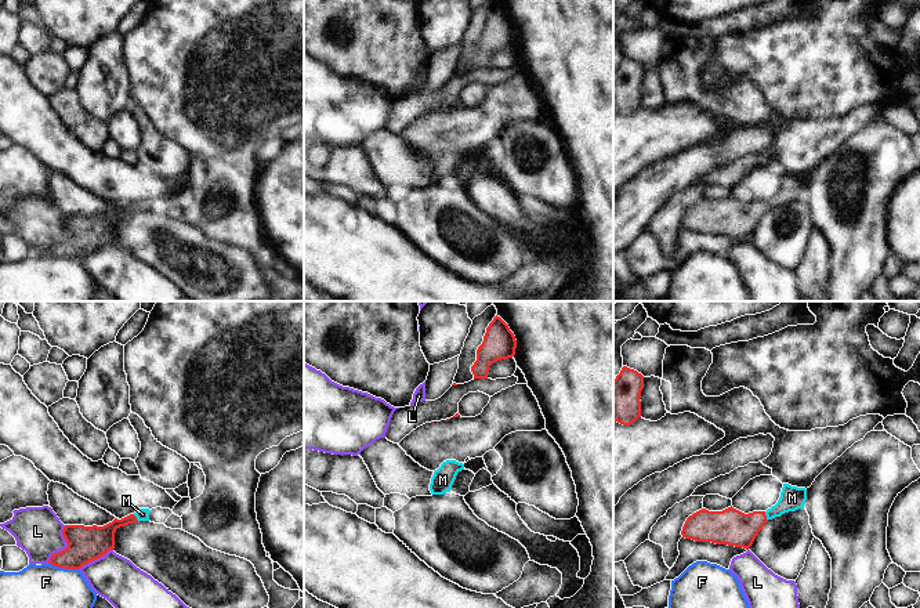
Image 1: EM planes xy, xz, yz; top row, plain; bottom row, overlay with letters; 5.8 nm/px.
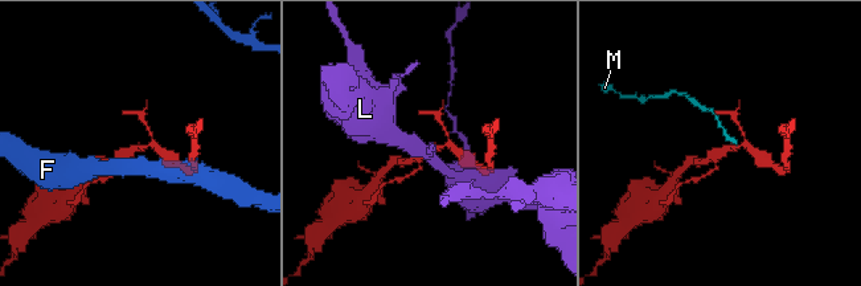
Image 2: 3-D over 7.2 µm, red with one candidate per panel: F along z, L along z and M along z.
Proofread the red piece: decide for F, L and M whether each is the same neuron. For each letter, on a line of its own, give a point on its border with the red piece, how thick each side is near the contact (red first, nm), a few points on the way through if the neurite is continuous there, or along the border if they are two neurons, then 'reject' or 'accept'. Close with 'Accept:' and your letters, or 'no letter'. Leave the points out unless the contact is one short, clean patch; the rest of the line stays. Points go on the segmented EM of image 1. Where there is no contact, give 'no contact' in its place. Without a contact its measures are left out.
F: contact xy (64, 567); calibres 200 and 260 nm; reject
L: contact xy (66, 547); calibres 200 and 280 nm; reject
M: contact yz (765, 516); calibres 220 and 140 nm; way yz (731, 527), (746, 527), (765, 516), (778, 510), (792, 498); accept
Accept: M

